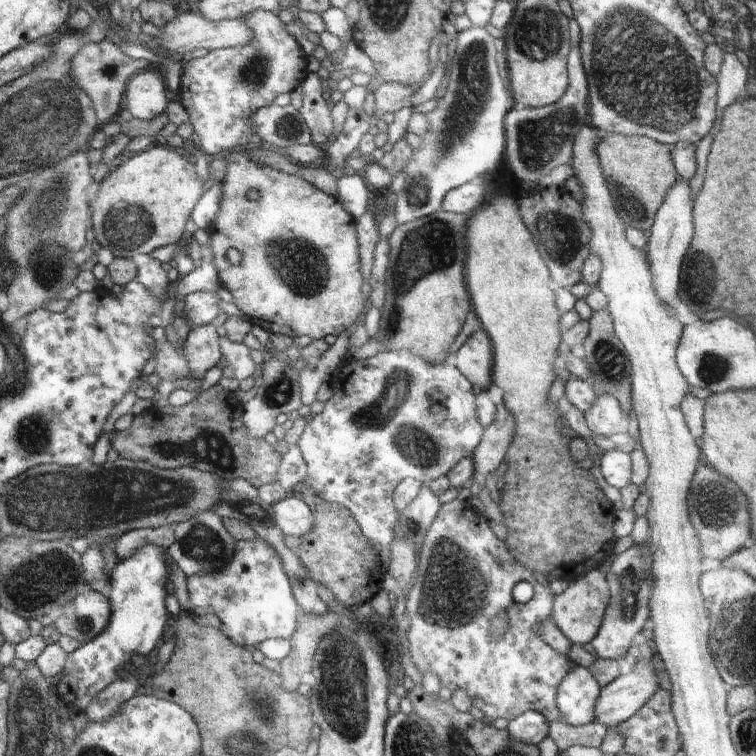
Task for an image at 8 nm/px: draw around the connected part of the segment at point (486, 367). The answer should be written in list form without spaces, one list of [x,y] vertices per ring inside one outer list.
[[[482,326],[464,341],[452,360],[474,386],[488,388],[492,384],[492,348]]]

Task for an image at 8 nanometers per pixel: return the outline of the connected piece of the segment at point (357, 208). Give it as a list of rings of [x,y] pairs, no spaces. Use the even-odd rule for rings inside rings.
[[[361,172],[337,180],[336,197],[354,218],[360,218],[370,208],[372,193]]]

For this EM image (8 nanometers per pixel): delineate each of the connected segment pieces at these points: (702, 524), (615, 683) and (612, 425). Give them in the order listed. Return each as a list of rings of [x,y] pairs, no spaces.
[[[698,466],[697,470],[689,486],[689,517],[697,527],[698,536],[703,544],[702,550],[706,550],[706,558],[724,560],[736,553],[736,550],[754,544],[748,502],[742,490],[724,474],[718,474],[710,466]]]
[[[648,652],[640,657],[640,660],[630,666],[625,658],[618,659],[618,676],[602,687],[600,698],[598,698],[595,710],[595,720],[602,723],[607,728],[617,727],[627,718],[633,717],[634,714],[645,705],[649,697],[656,692],[659,684],[658,676],[652,666],[651,656]]]
[[[598,395],[595,403],[585,412],[592,436],[609,437],[625,431],[626,420],[617,400],[610,395]]]

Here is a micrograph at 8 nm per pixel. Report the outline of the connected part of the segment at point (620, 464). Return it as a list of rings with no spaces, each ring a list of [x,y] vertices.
[[[623,450],[605,451],[600,457],[600,470],[606,482],[621,489],[631,482],[631,454]]]

